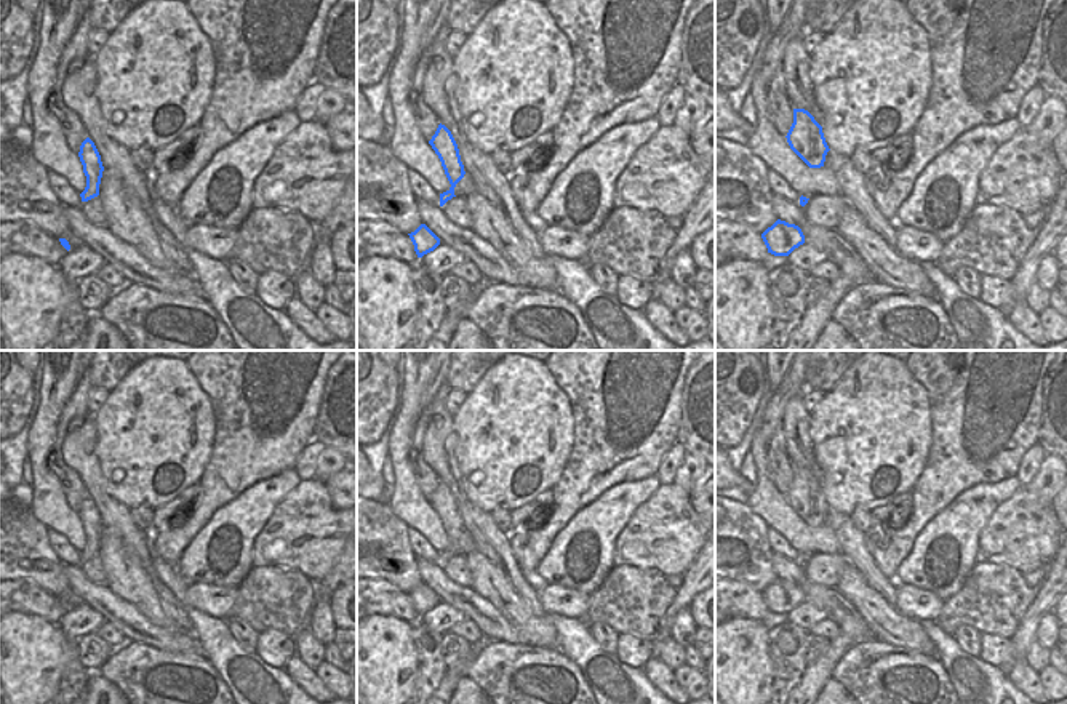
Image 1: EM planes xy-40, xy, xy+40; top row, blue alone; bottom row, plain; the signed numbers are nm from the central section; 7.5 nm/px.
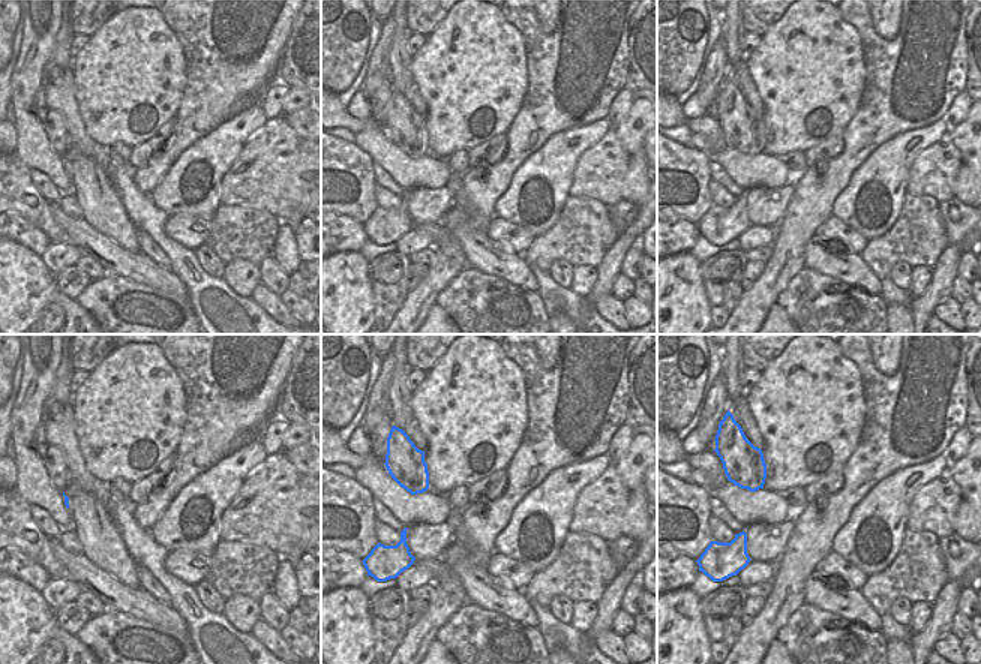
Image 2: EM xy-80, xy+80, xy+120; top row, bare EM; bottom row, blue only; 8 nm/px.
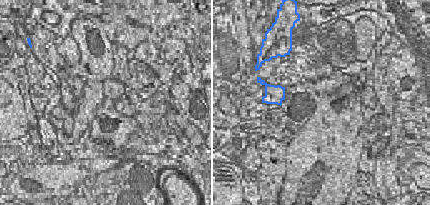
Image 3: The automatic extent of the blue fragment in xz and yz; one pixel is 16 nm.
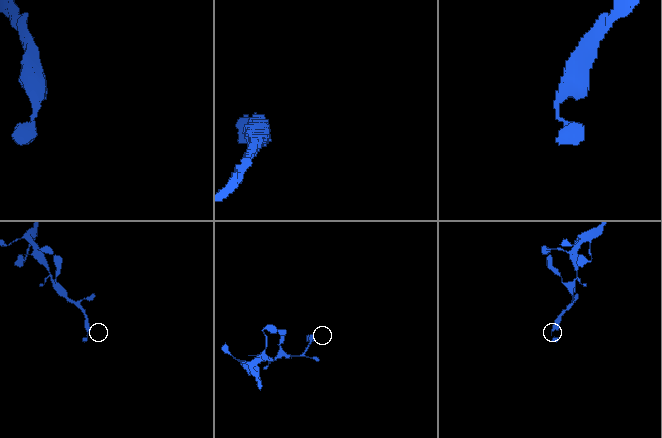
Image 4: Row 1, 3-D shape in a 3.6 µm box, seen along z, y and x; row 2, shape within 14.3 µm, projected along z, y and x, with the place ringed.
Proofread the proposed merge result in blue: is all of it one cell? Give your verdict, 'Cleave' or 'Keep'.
Keep.

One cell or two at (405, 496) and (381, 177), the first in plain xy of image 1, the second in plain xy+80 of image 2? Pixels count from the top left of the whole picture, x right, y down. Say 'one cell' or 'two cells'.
two cells

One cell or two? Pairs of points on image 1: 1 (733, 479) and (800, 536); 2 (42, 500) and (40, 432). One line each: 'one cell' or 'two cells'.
1: two cells
2: one cell

